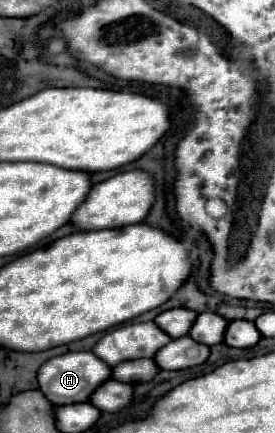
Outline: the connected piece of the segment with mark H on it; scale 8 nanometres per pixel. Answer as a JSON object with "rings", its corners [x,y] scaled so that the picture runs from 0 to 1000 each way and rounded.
{"rings":[[[247,813],[204,827],[182,827],[145,855],[138,855],[138,887],[145,901],[175,915],[189,933],[276,933],[313,928],[335,905],[371,891],[385,878],[400,878],[407,850],[378,841],[342,813]]]}

